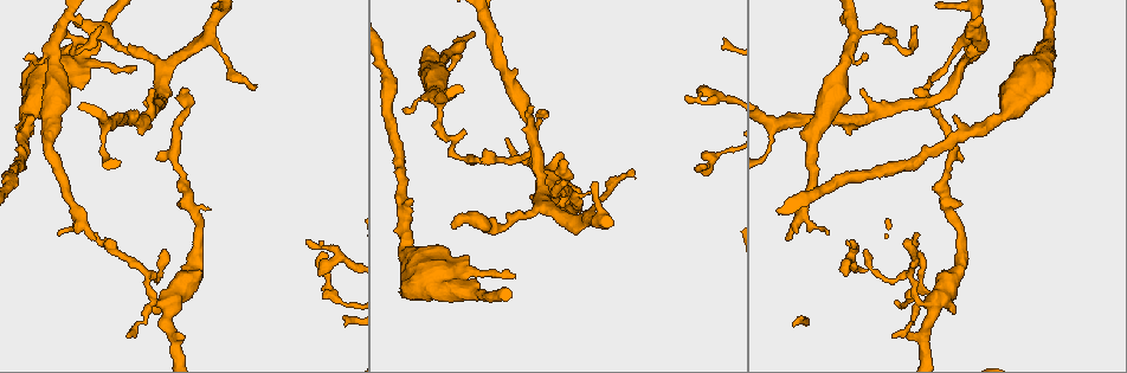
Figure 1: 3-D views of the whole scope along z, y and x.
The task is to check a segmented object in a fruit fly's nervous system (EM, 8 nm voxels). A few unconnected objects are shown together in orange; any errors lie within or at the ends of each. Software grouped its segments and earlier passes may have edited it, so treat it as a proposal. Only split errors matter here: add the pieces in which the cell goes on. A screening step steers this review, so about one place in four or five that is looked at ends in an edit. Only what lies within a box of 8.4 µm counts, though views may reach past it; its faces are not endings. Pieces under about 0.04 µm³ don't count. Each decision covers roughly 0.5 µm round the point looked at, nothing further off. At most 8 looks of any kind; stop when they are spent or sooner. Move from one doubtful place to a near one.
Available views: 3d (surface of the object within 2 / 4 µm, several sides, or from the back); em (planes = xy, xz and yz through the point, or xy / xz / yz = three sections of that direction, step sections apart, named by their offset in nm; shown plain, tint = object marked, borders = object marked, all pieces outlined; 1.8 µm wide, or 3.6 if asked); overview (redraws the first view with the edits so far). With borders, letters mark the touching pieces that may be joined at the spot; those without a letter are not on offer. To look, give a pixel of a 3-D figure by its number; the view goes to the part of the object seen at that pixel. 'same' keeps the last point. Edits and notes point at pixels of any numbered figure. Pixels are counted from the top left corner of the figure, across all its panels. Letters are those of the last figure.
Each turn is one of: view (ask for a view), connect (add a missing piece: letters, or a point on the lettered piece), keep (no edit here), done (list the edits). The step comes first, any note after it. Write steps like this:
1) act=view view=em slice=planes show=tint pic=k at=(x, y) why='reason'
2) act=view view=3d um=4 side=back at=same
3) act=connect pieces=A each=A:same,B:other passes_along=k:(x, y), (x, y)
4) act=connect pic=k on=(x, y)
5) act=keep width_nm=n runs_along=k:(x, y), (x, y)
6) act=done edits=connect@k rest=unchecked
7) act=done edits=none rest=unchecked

act=view view=3d um=2 side=back pic=1 at=(860, 90)

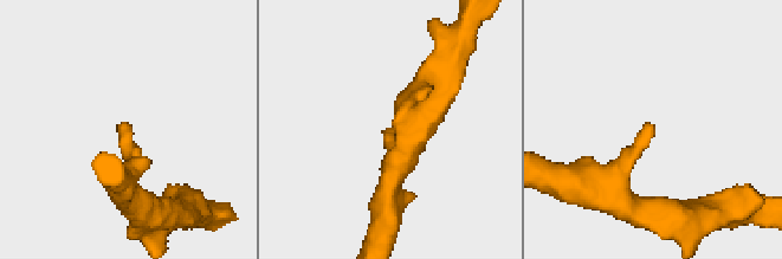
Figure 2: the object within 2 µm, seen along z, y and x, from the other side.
act=view view=em slice=planes show=borders pic=2 at=(651, 125) why='shape alone is not enough'

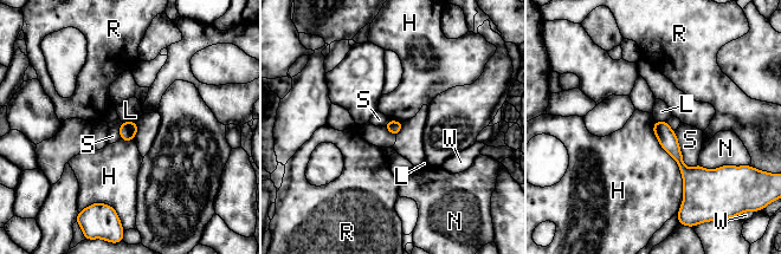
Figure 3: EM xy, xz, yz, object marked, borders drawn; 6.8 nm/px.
act=keep each=H:other,L:other,N:other,R:other,S:other,W:other border=3:(122, 121), (135, 122) found='none of them fits'

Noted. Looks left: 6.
act=view view=em slice=planes show=borders pic=1 at=(919, 235) why='thin end'

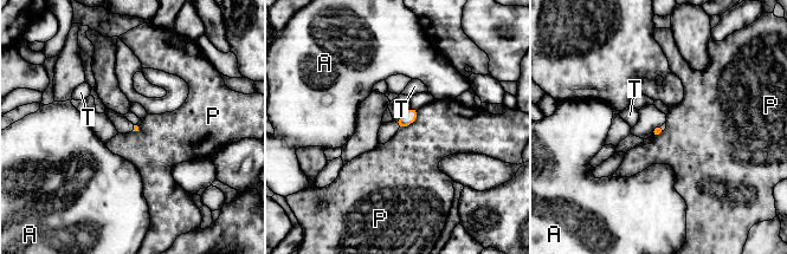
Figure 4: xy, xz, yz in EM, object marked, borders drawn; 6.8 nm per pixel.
act=keep each=A:other,P:other,T:other border=4:(418, 111), (411, 123), (399, 128) found='no lettered piece goes on from it'

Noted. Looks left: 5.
act=view view=em slice=planes show=tint pic=1 at=(531, 195)

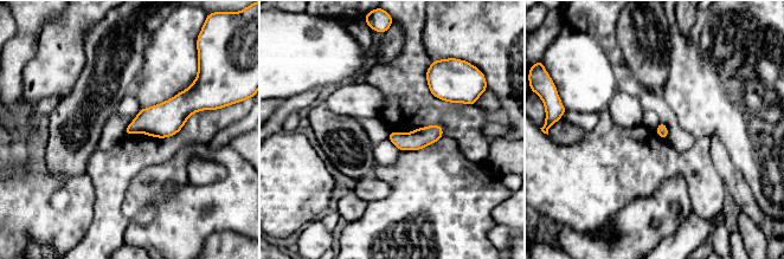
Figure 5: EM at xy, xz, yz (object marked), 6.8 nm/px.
act=view view=em slice=planes show=borders at=same

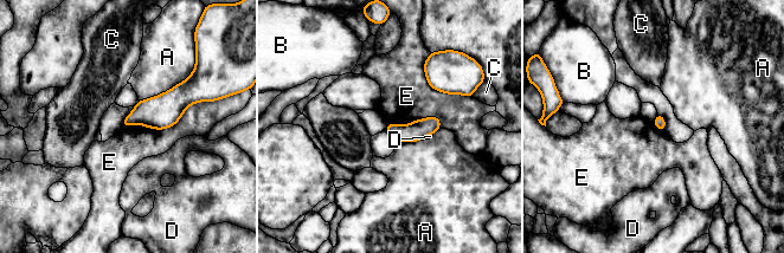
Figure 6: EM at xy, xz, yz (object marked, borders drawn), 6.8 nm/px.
act=keep longest_contact=E:600nm each=A:other,B:other,C:other,D:other,E:other border=6:(204, 101), (166, 128), (122, 127) found='no lettered piece goes on from it'

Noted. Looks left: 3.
act=view view=em slice=planes show=tint pic=1 at=(59, 232) why='thin end'

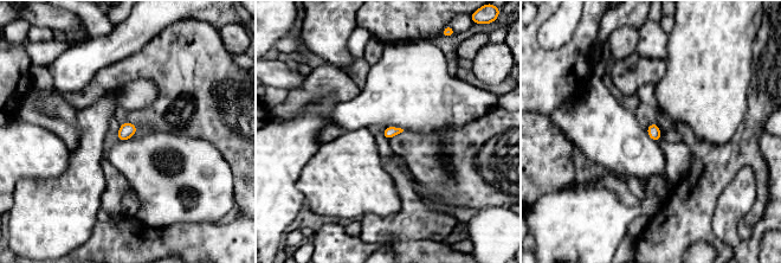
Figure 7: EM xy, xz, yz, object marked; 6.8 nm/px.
act=view view=em slice=planes show=borders at=same why='what lies round it'

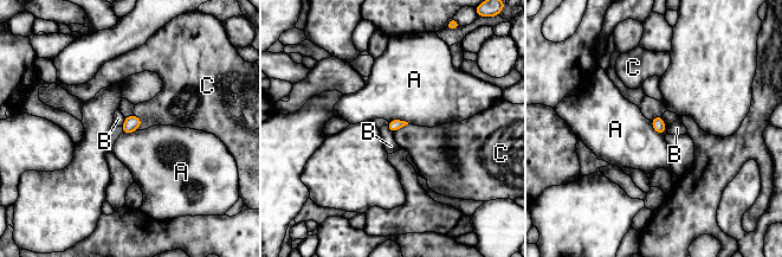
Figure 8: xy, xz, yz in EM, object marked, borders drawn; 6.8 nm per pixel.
act=keep each=A:other,B:other,C:other found='none of them fits'

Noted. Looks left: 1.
act=done edits=none rest=unchecked

